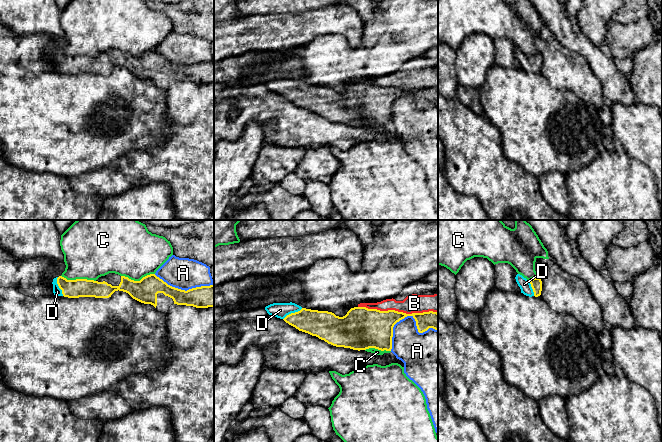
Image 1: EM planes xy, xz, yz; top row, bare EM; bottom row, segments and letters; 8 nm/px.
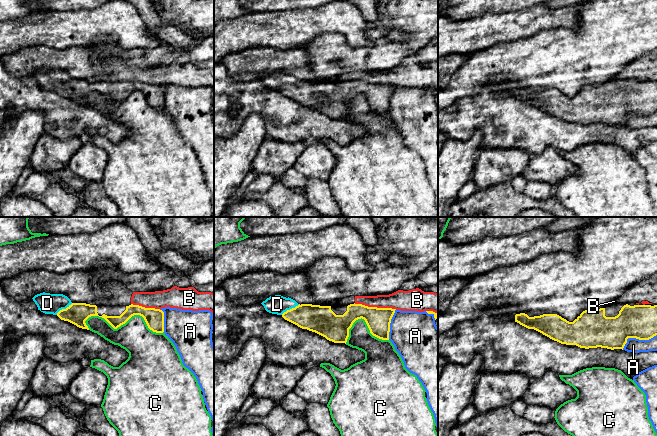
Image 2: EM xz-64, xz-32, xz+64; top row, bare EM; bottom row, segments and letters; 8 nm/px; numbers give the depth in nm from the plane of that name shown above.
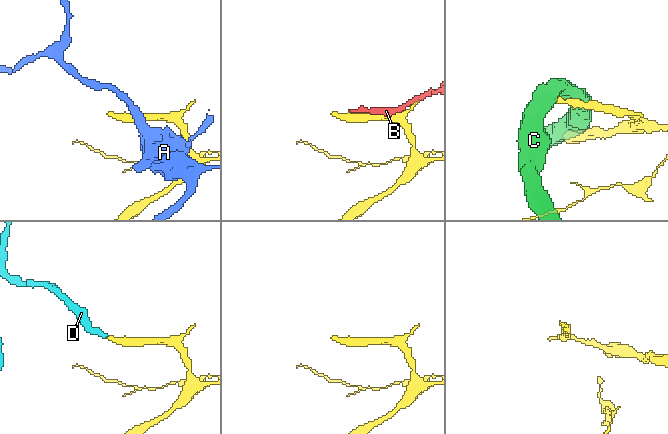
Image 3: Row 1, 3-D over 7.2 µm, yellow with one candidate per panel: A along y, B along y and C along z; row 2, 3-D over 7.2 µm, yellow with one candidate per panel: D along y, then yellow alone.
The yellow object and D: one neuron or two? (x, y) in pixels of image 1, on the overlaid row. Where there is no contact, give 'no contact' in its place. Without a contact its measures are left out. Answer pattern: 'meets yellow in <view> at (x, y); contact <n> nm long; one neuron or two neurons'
meets yellow in xz at (292, 313); contact 180 nm long; one neuron

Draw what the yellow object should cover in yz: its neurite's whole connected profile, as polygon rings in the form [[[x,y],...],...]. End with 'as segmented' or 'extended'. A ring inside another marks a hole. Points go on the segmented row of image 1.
[[[517,274],[515,279],[521,289],[521,293],[523,293],[524,295],[529,297],[538,297],[541,295],[542,281],[539,277],[527,280],[522,275]]]; extended

